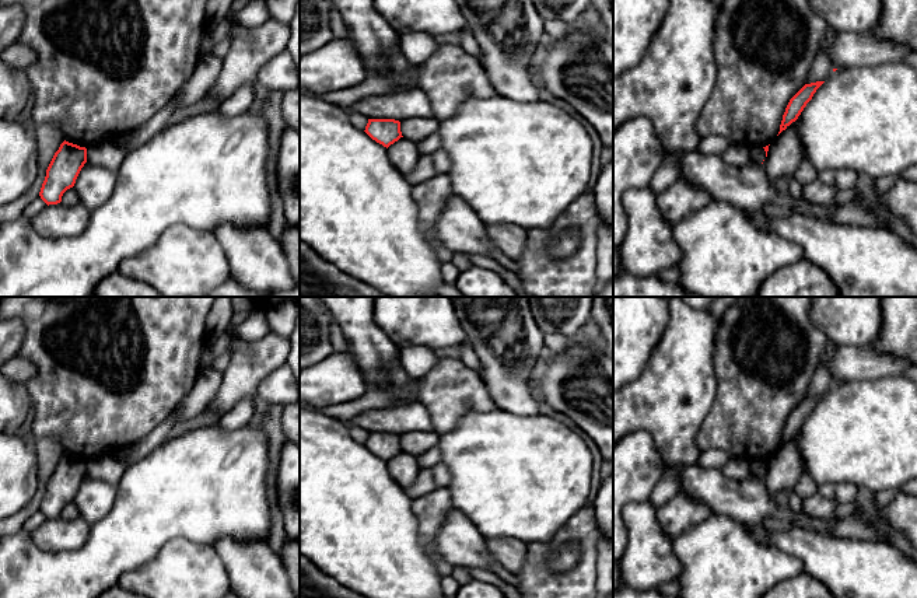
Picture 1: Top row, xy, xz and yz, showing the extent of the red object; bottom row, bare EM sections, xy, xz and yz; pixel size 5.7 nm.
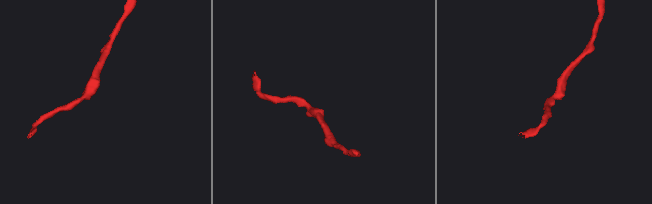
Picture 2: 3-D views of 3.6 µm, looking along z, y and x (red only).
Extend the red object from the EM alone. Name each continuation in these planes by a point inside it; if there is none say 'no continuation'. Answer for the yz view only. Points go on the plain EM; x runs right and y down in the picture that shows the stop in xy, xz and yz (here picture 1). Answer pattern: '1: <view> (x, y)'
no continuation

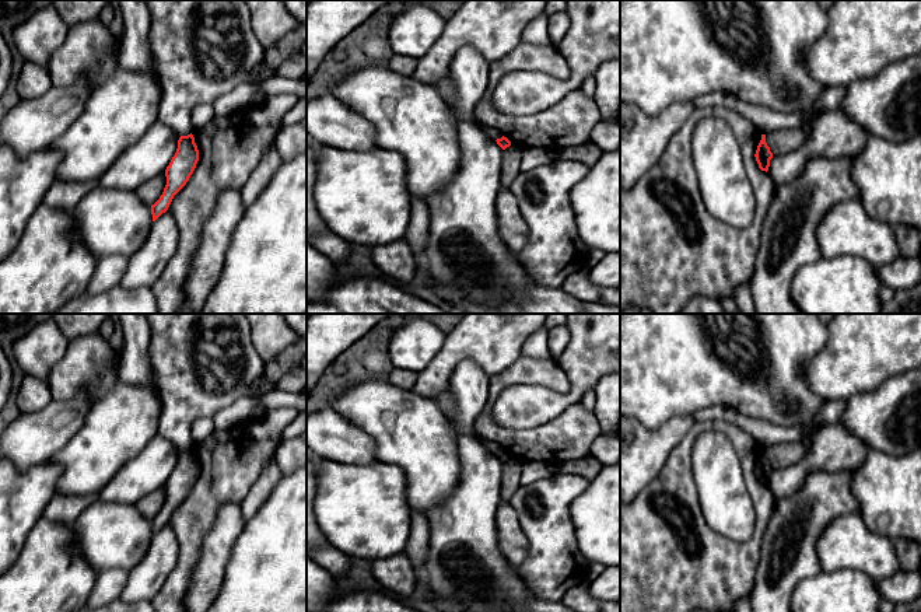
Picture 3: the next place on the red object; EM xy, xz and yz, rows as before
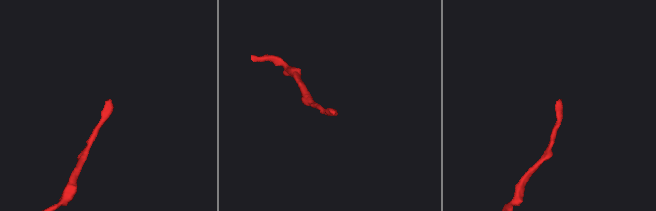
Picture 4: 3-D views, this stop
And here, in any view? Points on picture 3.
no continuation

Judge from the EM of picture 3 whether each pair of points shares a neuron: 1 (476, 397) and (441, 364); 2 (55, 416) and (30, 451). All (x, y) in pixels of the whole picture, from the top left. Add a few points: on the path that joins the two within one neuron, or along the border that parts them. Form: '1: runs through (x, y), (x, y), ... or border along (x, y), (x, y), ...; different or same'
1: border along (486, 374), (472, 360), (463, 359), (448, 385); different
2: runs through (52, 425), (34, 443); same

